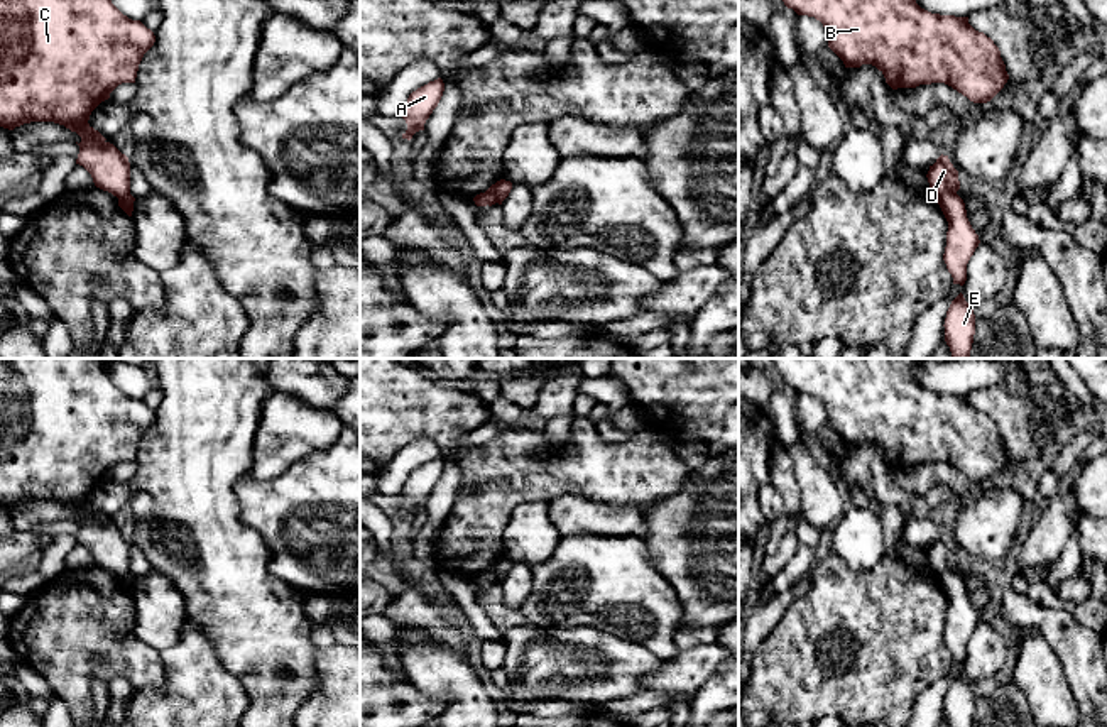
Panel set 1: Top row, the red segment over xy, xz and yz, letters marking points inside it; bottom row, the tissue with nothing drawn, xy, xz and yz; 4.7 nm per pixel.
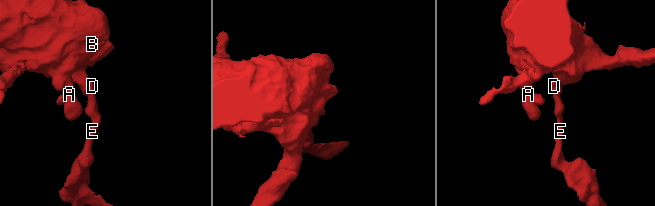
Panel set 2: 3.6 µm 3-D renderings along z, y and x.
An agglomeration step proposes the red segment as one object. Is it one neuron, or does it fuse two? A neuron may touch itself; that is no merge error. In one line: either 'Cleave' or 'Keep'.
Cleave

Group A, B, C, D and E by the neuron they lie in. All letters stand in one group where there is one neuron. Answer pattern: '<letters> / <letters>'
A B C D / E

